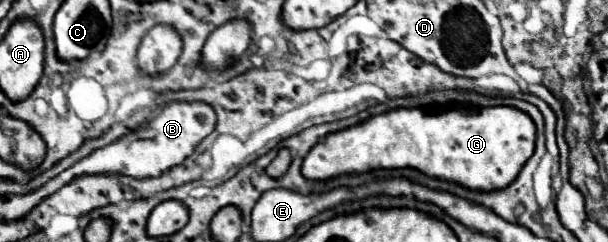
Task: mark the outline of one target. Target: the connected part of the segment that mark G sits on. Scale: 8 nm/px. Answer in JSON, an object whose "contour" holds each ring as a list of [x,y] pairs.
{"contour":[[[470,107],[467,113],[463,109],[451,111],[427,111],[427,109],[395,109],[385,115],[371,117],[355,127],[327,135],[323,143],[317,143],[307,157],[303,159],[301,173],[309,181],[325,181],[339,175],[369,173],[375,169],[417,169],[431,179],[453,181],[465,189],[473,191],[497,191],[505,189],[515,181],[525,161],[533,155],[535,149],[535,125],[533,121],[513,109],[513,107]]]}

